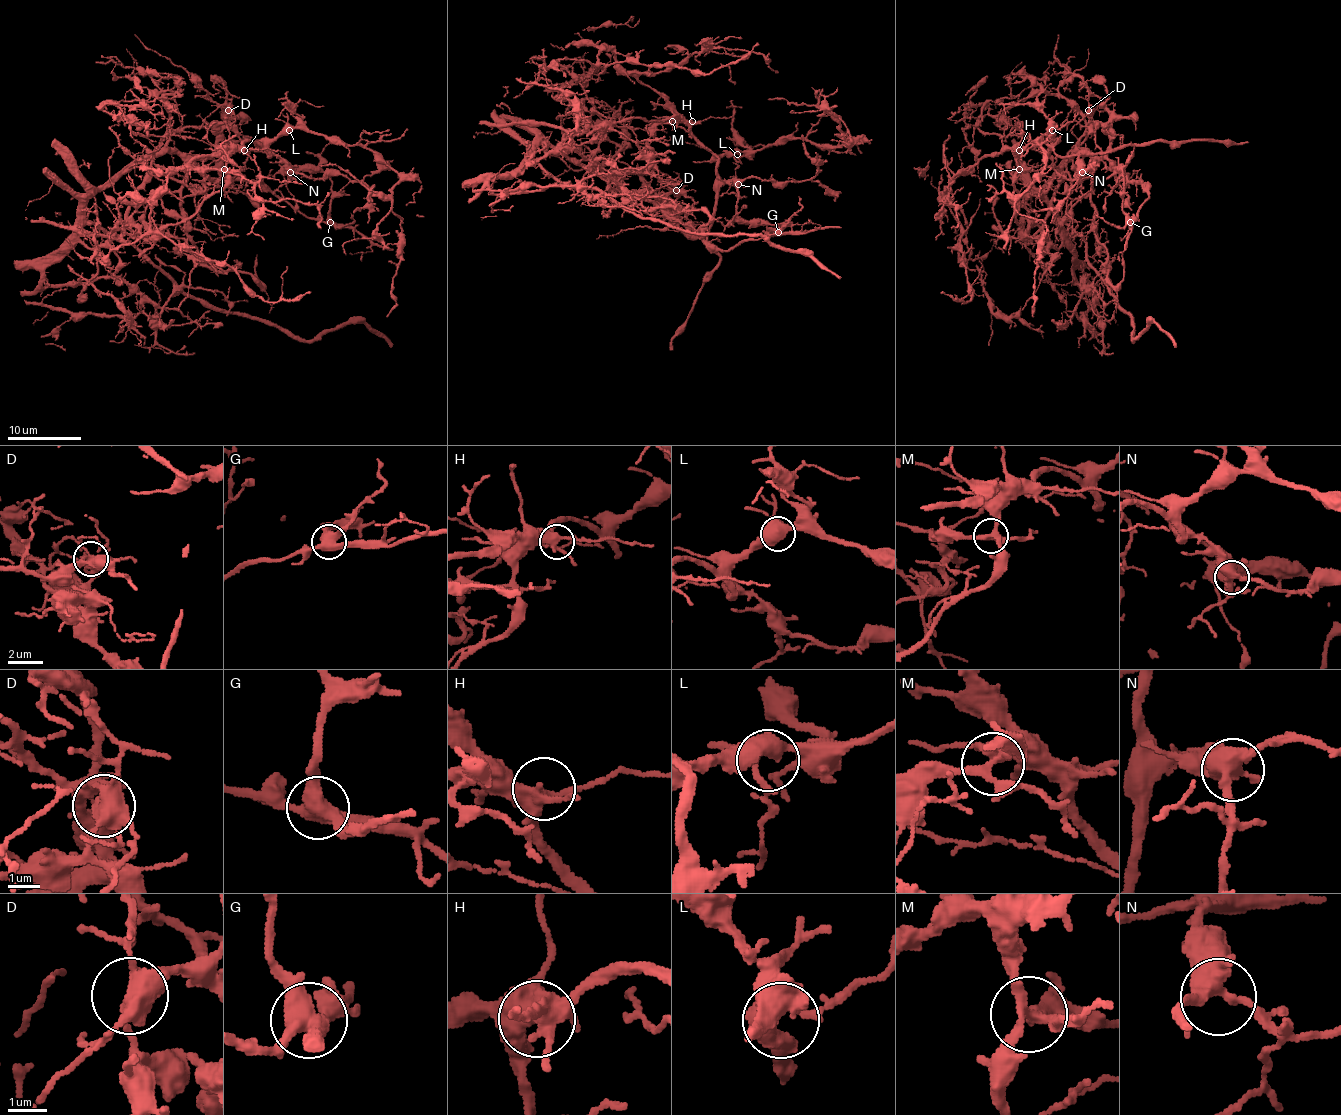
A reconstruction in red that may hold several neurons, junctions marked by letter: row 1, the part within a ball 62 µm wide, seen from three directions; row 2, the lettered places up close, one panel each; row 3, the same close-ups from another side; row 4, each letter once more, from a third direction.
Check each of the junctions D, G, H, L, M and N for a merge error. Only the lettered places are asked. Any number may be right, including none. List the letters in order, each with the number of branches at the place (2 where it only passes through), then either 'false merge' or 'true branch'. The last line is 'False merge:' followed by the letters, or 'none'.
D: branches 4; false merge
G: branches 4; false merge
H: branches 5; true branch
L: branches 4; true branch
M: branches 4; true branch
N: branches 4; true branch
False merge: D, G

